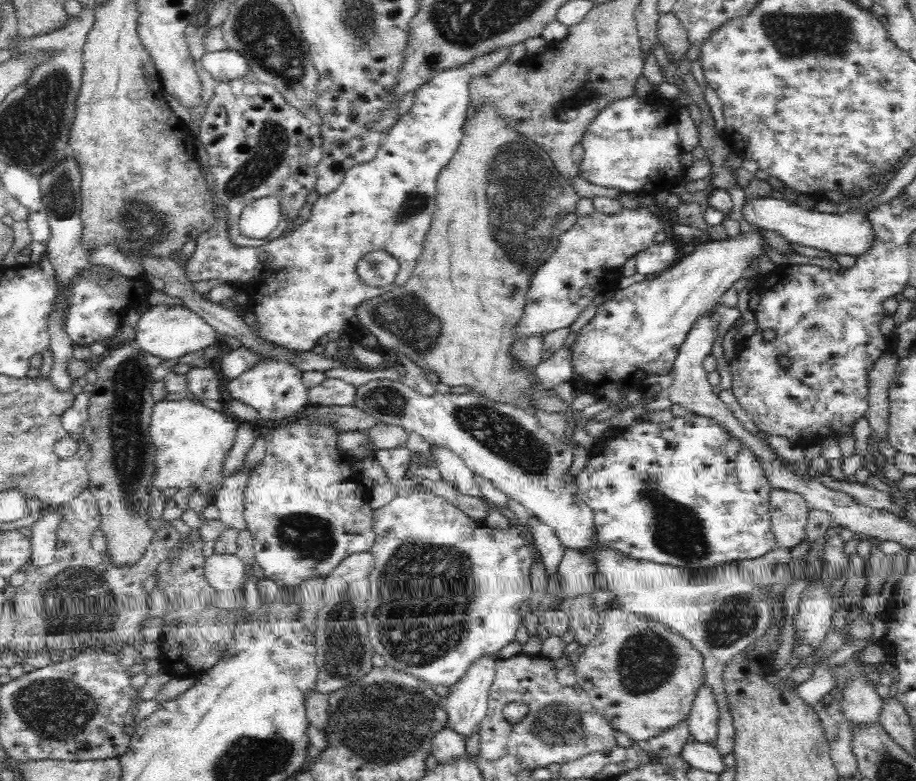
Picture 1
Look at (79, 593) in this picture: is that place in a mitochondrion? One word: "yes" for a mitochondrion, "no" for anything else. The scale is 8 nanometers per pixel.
yes

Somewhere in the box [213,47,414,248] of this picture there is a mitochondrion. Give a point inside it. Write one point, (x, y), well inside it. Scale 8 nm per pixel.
(250, 179)

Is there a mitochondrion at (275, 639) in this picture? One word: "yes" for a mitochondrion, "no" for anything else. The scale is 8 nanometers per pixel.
no

